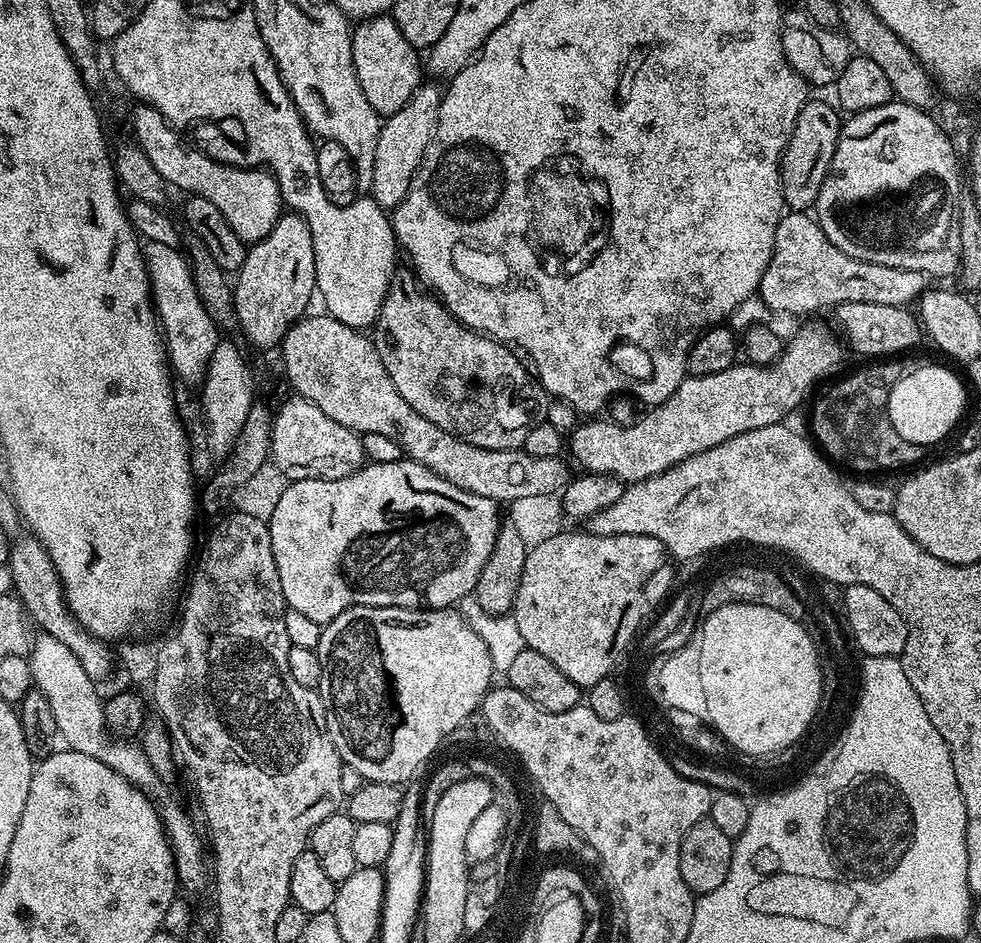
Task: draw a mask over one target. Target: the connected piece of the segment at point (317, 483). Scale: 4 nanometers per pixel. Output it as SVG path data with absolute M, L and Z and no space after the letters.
M401 458L394 462L382 462L381 464L374 464L371 462L365 463L364 467L356 472L351 472L346 478L338 478L337 480L293 480L289 483L288 488L283 491L282 496L278 500L277 506L274 507L273 516L269 518L268 529L270 530L270 546L274 550L274 562L278 566L278 582L282 586L282 594L284 595L284 602L288 608L299 610L302 614L306 614L306 618L318 622L322 626L329 624L332 619L338 614L342 614L345 608L354 608L357 604L362 606L370 606L371 608L448 608L455 605L458 600L464 595L475 593L476 583L482 574L482 566L486 566L486 558L490 556L490 550L494 548L496 535L500 533L502 527L502 519L496 513L498 504L490 498L479 497L478 494L468 493L466 490L459 489L458 486L452 485L446 478L440 477L436 473L432 473L426 466L416 464L415 461L407 458Z

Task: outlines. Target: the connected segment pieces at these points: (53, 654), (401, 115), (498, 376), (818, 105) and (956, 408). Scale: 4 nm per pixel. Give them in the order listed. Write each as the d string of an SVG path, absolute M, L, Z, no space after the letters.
M40 634L33 639L31 651L27 655L30 674L35 691L45 696L46 701L50 704L51 713L54 714L55 725L59 732L59 739L68 744L67 747L73 752L81 752L82 754L90 754L90 758L98 758L98 762L102 762L106 766L110 766L110 770L114 770L122 778L129 780L136 788L142 789L148 797L153 801L159 802L158 811L161 820L164 822L164 832L168 835L168 845L172 847L172 857L176 863L176 878L181 885L184 884L188 888L196 888L204 880L204 852L206 856L206 844L200 841L200 836L196 833L196 828L192 825L192 820L175 804L172 800L160 801L164 796L165 781L161 780L158 773L150 766L150 762L144 757L144 752L140 748L139 743L129 742L124 738L117 738L108 731L104 724L104 700L94 691L93 683L90 682L89 675L85 673L82 664L70 652L68 646L58 642L58 639Z
M428 82L421 83L420 87L414 90L410 102L406 102L406 106L398 110L398 114L387 117L381 123L378 150L374 150L374 170L370 181L370 194L380 203L381 208L394 209L406 198L410 182L432 141L438 122L441 95L439 87L436 89Z
M400 270L393 275L374 325L375 332L377 354L398 393L418 414L460 440L490 450L519 449L526 442L526 434L530 434L533 426L545 419L546 393L529 365L509 345L483 332L474 332L454 319L439 299L422 287L411 271Z
M816 98L808 99L794 122L788 145L784 147L784 154L780 159L780 181L785 205L791 211L808 212L815 209L818 190L822 190L822 182L830 170L830 162L838 146L842 116L829 104Z
M940 364L913 367L888 389L888 417L892 428L906 442L931 446L936 444L956 423L964 412L964 384L948 368Z

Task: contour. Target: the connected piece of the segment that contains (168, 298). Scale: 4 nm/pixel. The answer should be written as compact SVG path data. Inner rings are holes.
M147 241L142 251L171 371L179 383L181 380L184 384L203 385L208 363L218 343L218 327L195 288L192 265L180 248L171 248L162 242Z

